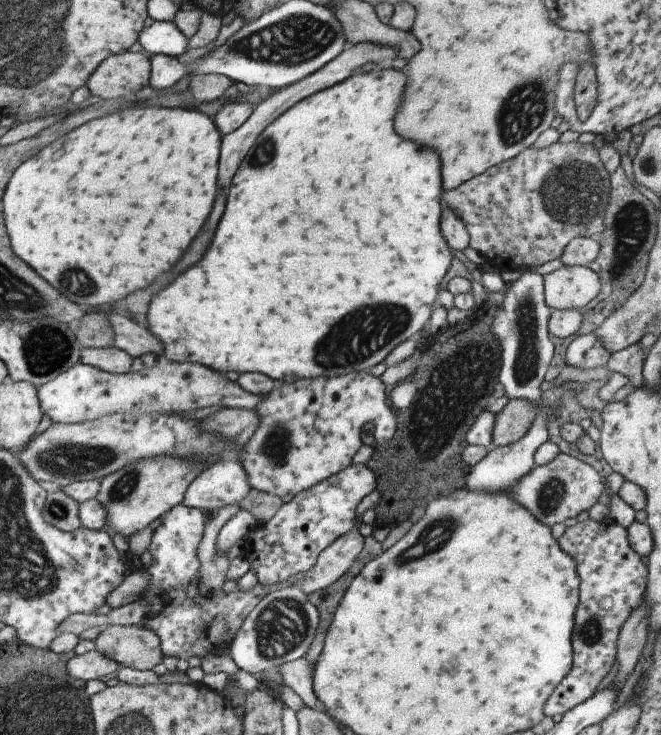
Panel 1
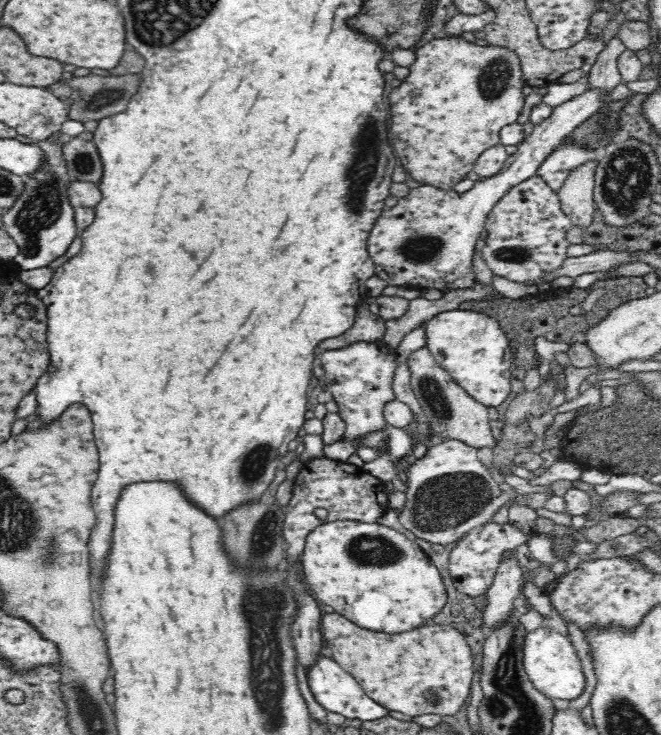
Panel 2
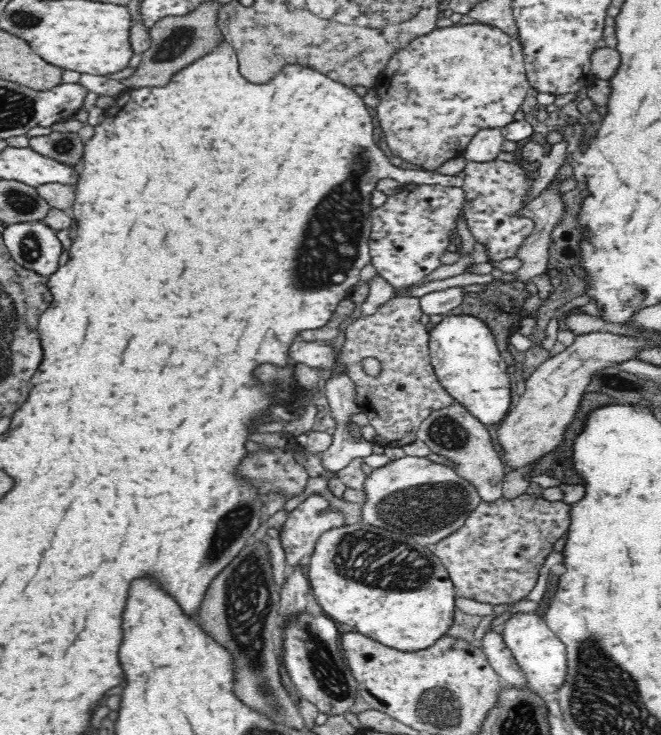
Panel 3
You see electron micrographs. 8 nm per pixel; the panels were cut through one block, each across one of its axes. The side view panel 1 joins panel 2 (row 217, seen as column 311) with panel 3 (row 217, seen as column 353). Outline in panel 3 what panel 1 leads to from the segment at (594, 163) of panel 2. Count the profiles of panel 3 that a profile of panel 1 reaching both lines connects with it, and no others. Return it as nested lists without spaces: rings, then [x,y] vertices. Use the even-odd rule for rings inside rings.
[[[561,182],[549,184],[536,198],[530,200],[522,210],[518,210],[518,215],[530,217],[534,222],[534,230],[530,236],[522,242],[520,250],[516,257],[522,261],[522,266],[512,272],[516,280],[521,284],[527,284],[533,277],[538,274],[547,274],[547,266],[550,254],[550,242],[553,242],[553,230],[562,222],[564,214],[566,214],[567,205],[564,202],[562,192],[560,191]]]

